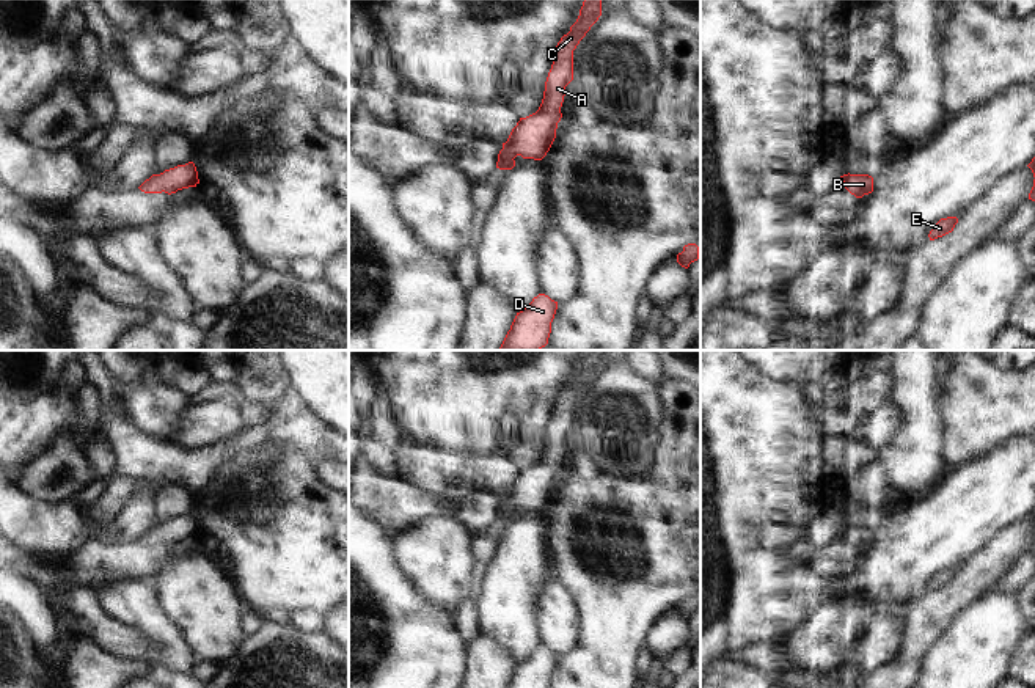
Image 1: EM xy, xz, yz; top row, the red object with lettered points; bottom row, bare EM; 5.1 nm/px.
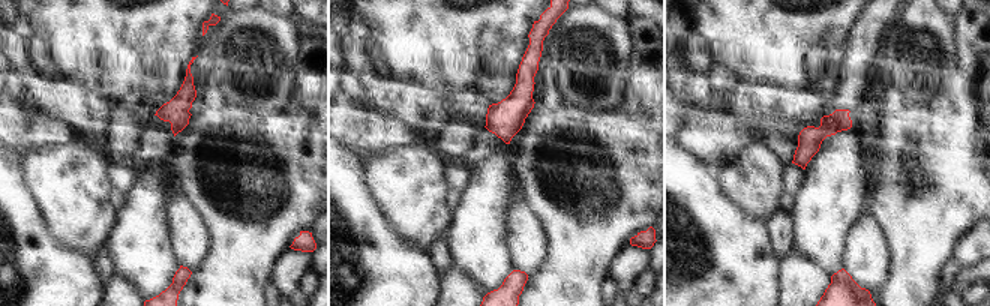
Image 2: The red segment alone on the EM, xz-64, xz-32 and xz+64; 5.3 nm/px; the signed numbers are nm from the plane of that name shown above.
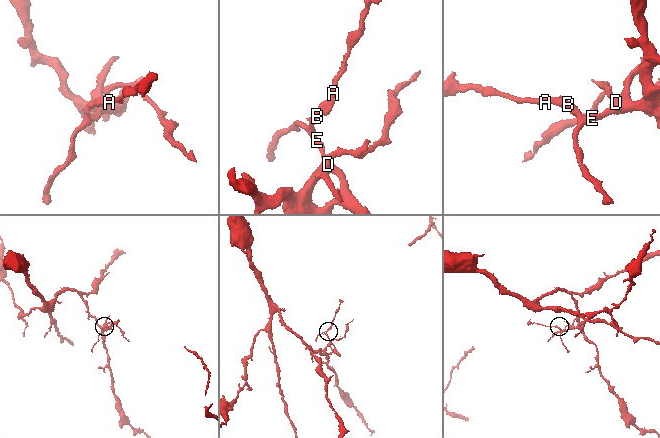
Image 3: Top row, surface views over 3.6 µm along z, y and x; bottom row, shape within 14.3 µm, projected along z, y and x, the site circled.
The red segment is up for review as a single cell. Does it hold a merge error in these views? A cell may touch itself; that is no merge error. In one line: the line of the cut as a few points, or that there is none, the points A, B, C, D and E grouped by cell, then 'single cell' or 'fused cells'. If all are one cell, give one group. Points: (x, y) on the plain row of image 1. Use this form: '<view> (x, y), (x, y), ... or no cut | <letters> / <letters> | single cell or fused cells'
no cut | A B C D E | single cell

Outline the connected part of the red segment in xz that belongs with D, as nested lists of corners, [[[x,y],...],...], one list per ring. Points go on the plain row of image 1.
[[[539,646],[523,663],[517,664],[506,688],[550,688],[556,661],[558,653]]]

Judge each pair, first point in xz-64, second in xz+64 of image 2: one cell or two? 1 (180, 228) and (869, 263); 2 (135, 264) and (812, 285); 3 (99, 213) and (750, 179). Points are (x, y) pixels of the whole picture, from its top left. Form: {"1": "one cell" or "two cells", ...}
{"1": "one cell", "2": "two cells", "3": "one cell"}

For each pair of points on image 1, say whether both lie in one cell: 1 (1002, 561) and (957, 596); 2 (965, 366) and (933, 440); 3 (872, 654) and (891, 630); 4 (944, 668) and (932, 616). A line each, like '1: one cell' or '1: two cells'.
1: one cell
2: two cells
3: one cell
4: two cells

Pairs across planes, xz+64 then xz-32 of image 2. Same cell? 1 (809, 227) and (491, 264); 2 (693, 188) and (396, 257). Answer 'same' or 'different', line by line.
1: same
2: same

